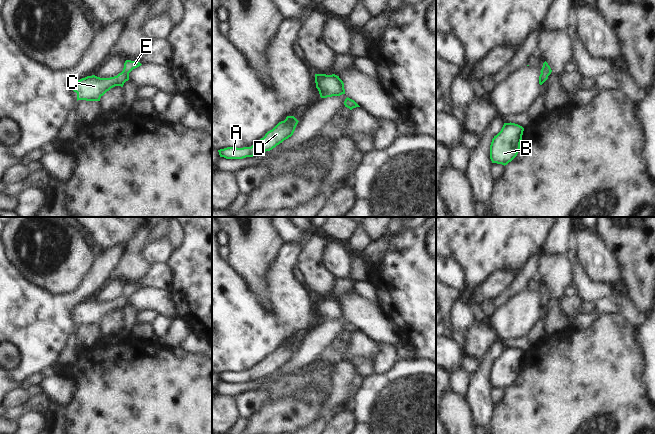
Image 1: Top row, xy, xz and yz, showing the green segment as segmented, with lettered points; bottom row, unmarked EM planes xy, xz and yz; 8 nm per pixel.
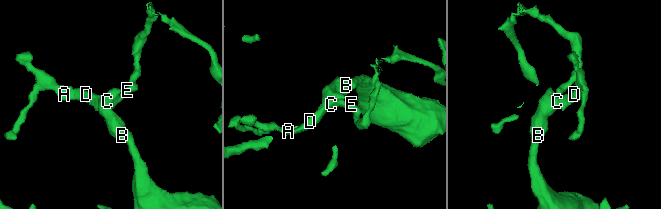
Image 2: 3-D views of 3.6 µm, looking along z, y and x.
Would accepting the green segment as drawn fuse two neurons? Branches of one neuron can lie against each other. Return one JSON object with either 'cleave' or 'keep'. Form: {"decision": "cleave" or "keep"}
{"decision": "keep"}

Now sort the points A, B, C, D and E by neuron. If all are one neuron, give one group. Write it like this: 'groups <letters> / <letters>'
groups A B C D E

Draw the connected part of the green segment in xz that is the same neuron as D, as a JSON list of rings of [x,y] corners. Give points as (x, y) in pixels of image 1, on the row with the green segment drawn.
[[[287,116],[284,121],[279,122],[251,147],[227,147],[218,150],[219,155],[226,159],[243,159],[270,151],[293,135],[298,122],[294,116]]]

